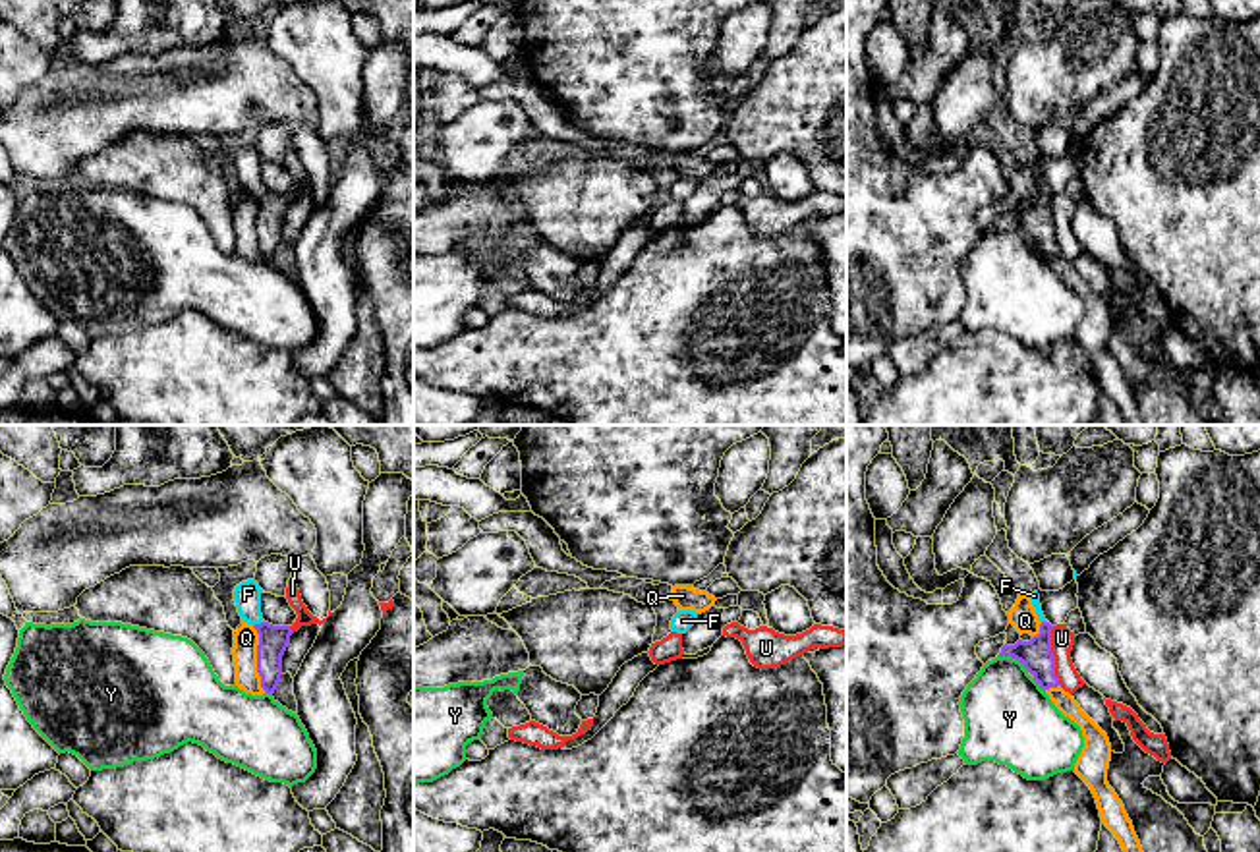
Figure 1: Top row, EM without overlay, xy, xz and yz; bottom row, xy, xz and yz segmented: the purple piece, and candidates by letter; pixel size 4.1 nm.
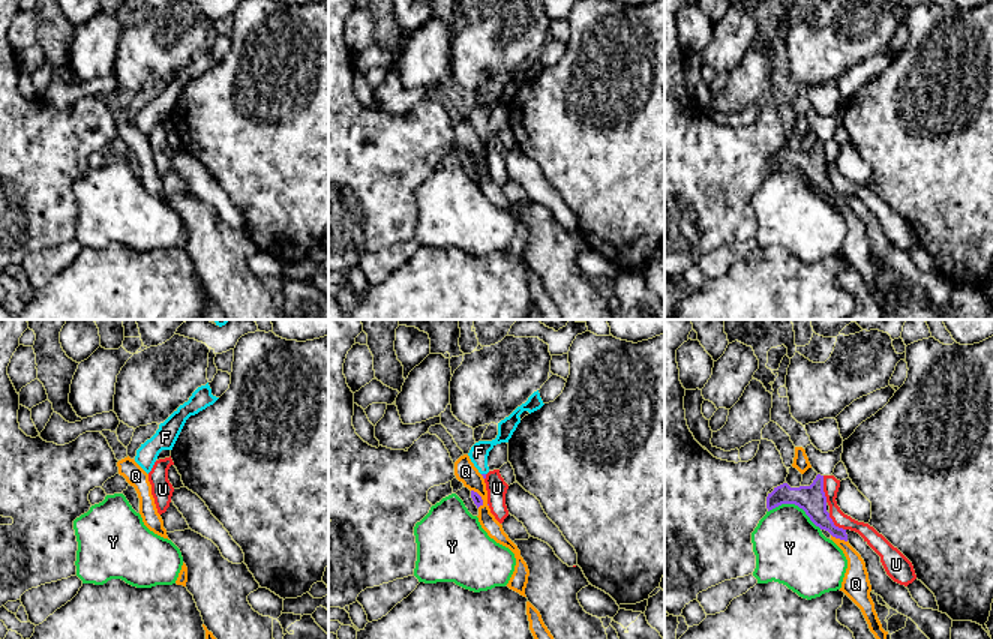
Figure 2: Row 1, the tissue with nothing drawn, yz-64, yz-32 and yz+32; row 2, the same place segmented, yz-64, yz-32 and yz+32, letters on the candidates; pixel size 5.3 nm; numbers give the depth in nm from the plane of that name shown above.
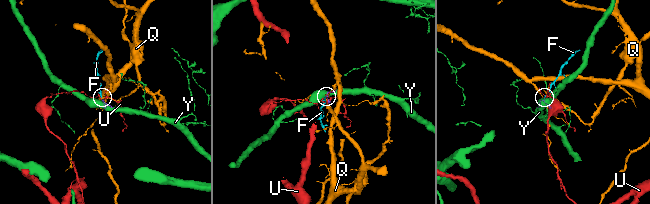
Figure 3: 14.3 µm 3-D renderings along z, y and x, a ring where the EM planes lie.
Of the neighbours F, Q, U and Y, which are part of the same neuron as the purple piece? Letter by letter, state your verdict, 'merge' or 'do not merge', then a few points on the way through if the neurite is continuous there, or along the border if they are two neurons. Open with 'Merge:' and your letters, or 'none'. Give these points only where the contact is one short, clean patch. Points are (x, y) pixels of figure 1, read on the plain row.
Merge: F
F: merge | across xy (273, 207), (257, 192), (250, 178), (248, 161)
Q: do not merge | along xy (252, 194), (257, 201), (259, 252), (265, 257)
U: do not merge
Y: do not merge

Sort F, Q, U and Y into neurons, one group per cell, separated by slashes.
F / Q / U / Y

